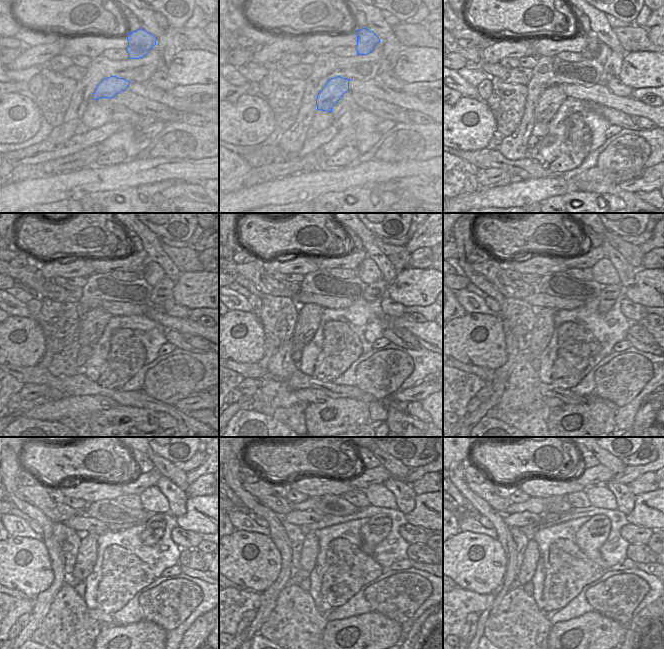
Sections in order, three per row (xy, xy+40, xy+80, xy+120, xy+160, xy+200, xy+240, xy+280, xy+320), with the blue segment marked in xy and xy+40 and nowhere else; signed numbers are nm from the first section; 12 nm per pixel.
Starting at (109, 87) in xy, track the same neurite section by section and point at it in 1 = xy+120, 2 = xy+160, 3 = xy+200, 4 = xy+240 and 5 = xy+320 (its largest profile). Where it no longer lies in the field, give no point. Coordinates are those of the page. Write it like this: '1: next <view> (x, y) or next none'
1: next xy+120 (94, 322)
2: next xy+160 (315, 325)
3: next xy+200 (542, 331)
4: next xy+240 (87, 555)
5: next xy+320 (532, 554)

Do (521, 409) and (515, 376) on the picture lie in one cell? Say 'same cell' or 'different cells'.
same cell

